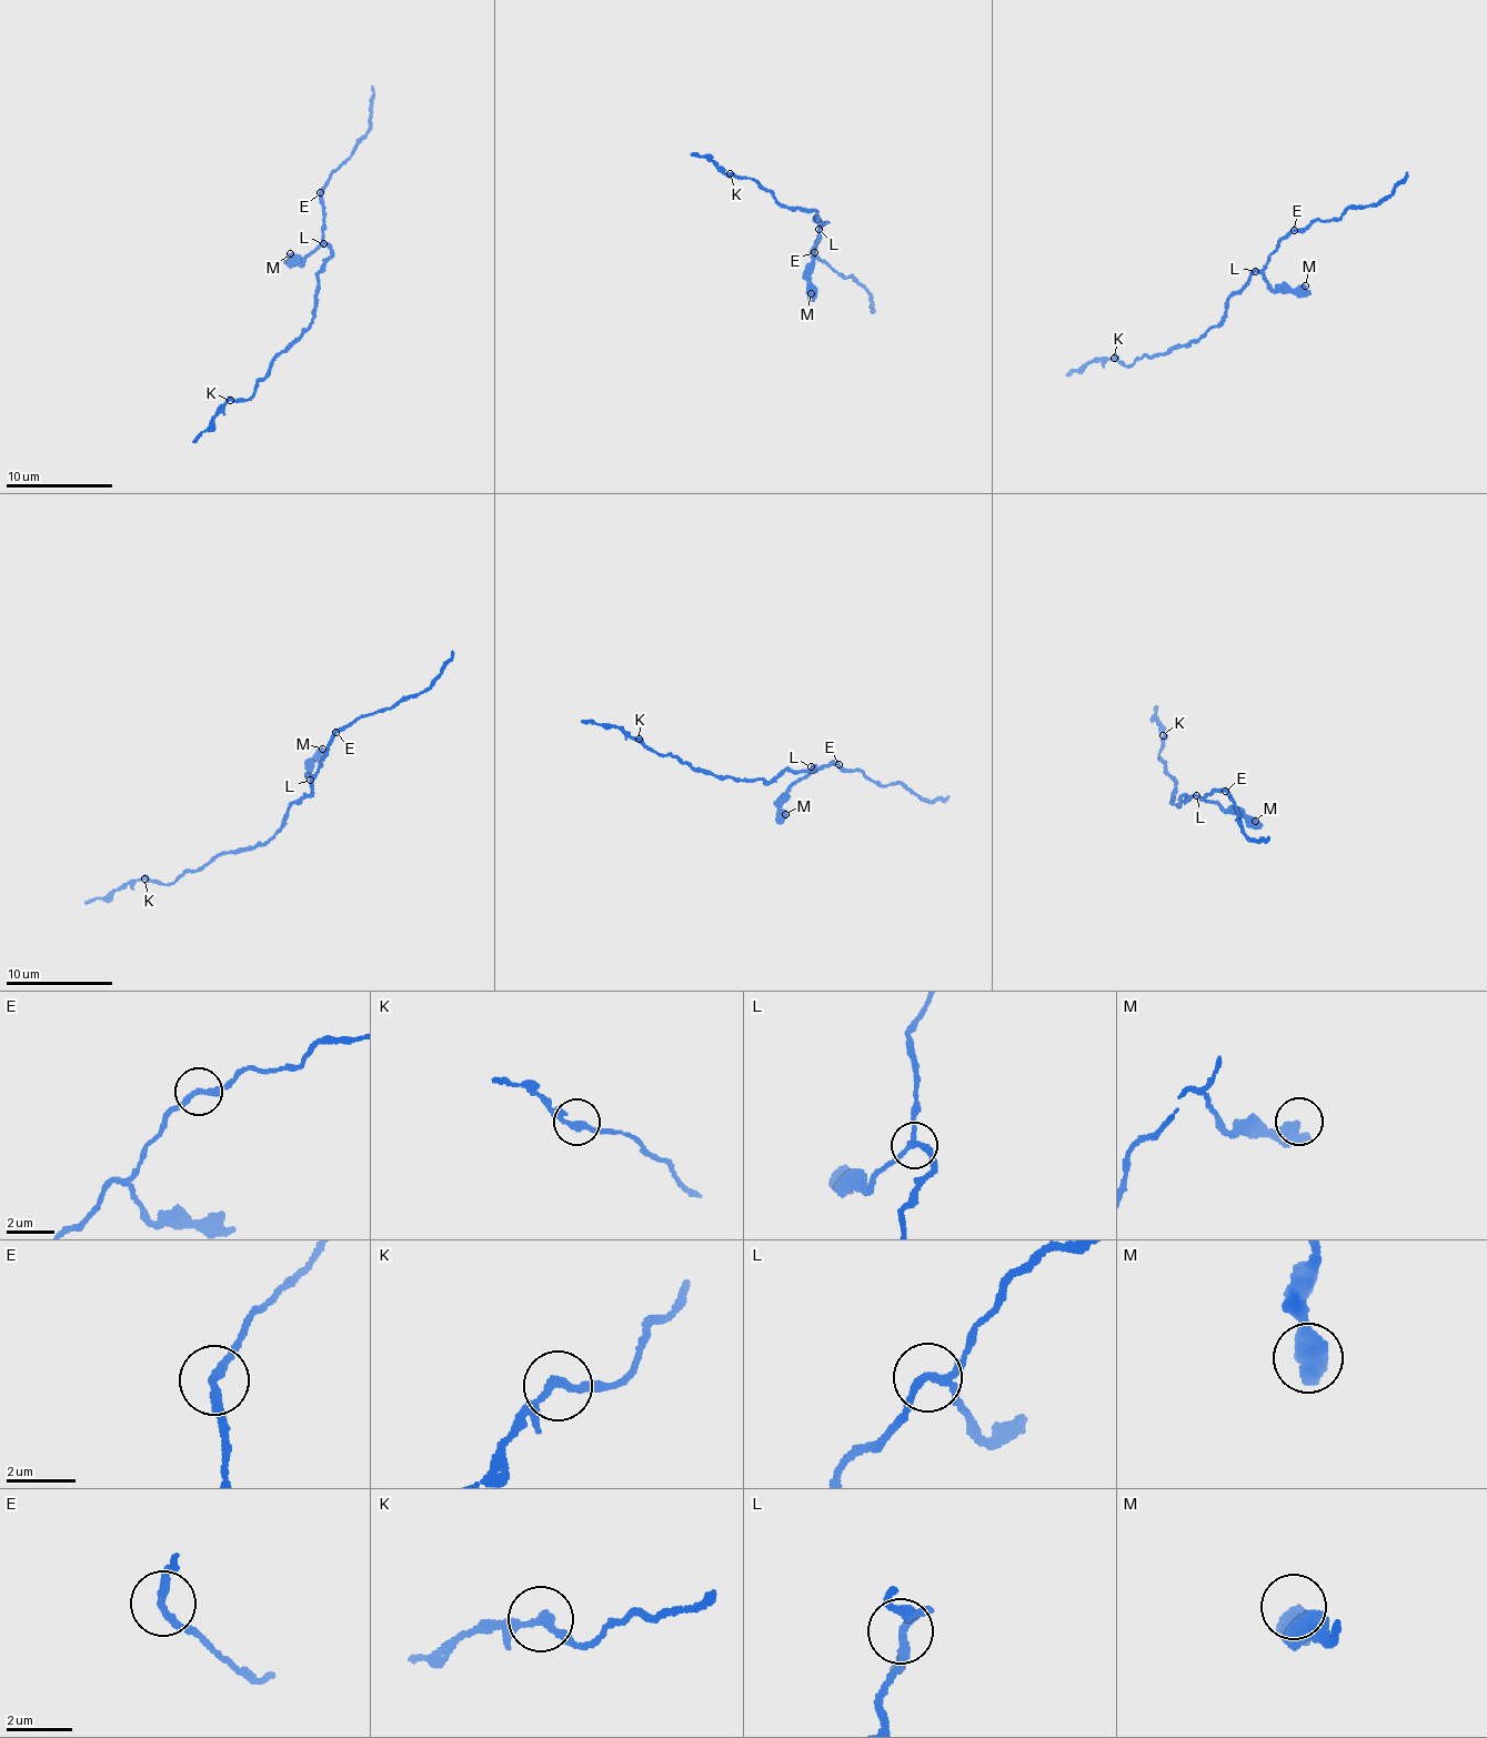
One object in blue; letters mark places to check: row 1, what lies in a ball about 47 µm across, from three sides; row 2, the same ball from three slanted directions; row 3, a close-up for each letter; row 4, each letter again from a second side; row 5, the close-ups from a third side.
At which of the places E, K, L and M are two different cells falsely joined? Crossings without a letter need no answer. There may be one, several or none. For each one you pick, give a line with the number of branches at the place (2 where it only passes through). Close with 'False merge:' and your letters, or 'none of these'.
False merge: none of these

